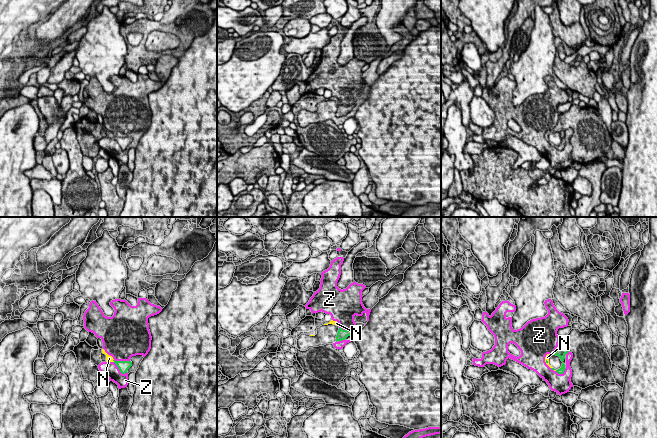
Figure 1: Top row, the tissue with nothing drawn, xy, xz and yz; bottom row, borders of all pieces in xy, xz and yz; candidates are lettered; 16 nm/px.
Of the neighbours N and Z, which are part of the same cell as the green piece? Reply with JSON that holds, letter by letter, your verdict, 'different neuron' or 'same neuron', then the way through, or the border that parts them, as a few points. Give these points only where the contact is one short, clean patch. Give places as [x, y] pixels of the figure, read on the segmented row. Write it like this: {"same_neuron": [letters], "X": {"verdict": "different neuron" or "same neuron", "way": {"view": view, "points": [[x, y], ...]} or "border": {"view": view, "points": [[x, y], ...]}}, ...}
{"same_neuron": ["N"], "N": {"verdict": "same neuron"}, "Z": {"verdict": "different neuron"}}

